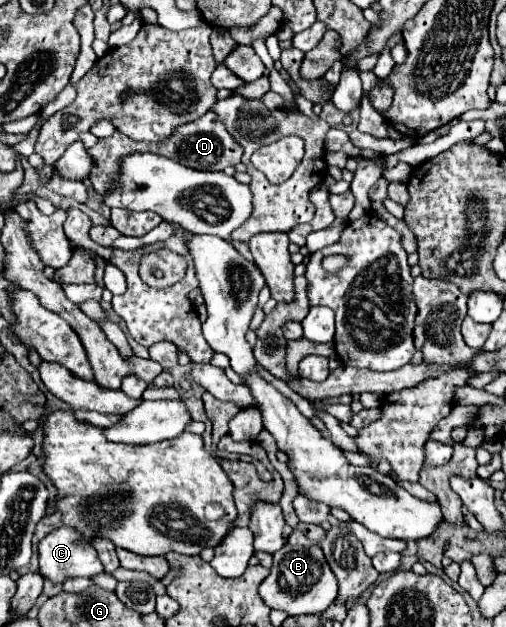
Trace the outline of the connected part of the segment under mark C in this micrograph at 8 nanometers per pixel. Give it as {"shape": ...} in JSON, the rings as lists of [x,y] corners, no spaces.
{"shape":[[[58,528],[38,546],[40,574],[52,582],[64,582],[72,576],[94,576],[104,572],[94,546],[76,528]]]}

